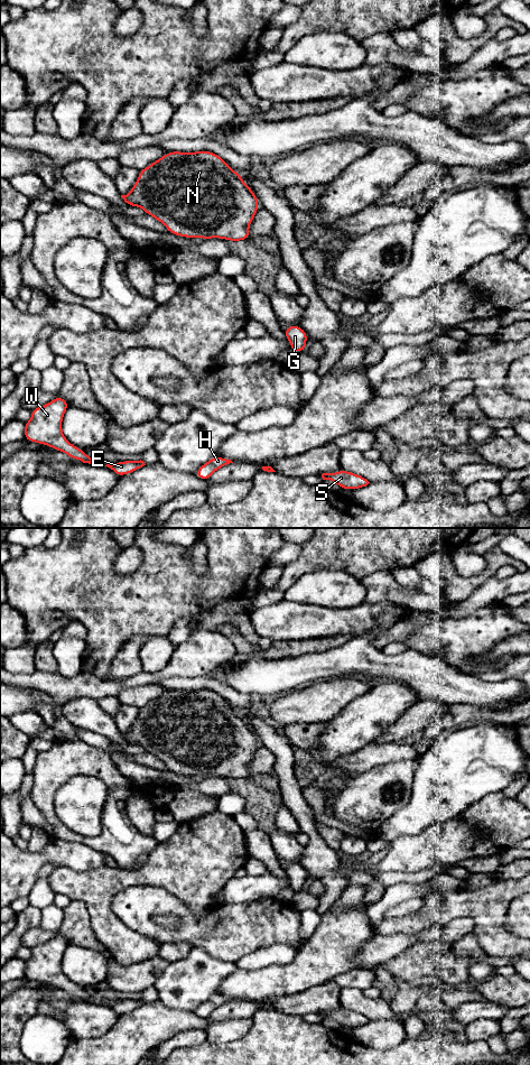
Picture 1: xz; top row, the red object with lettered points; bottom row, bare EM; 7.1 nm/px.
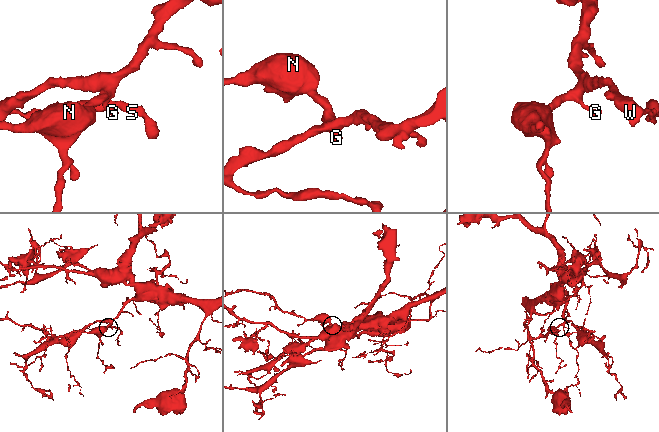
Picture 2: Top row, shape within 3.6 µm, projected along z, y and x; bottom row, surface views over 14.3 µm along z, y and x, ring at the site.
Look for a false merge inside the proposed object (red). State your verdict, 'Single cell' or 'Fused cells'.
Single cell

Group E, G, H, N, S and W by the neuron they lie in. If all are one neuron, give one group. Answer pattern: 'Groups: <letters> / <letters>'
Groups: E G H N S W

